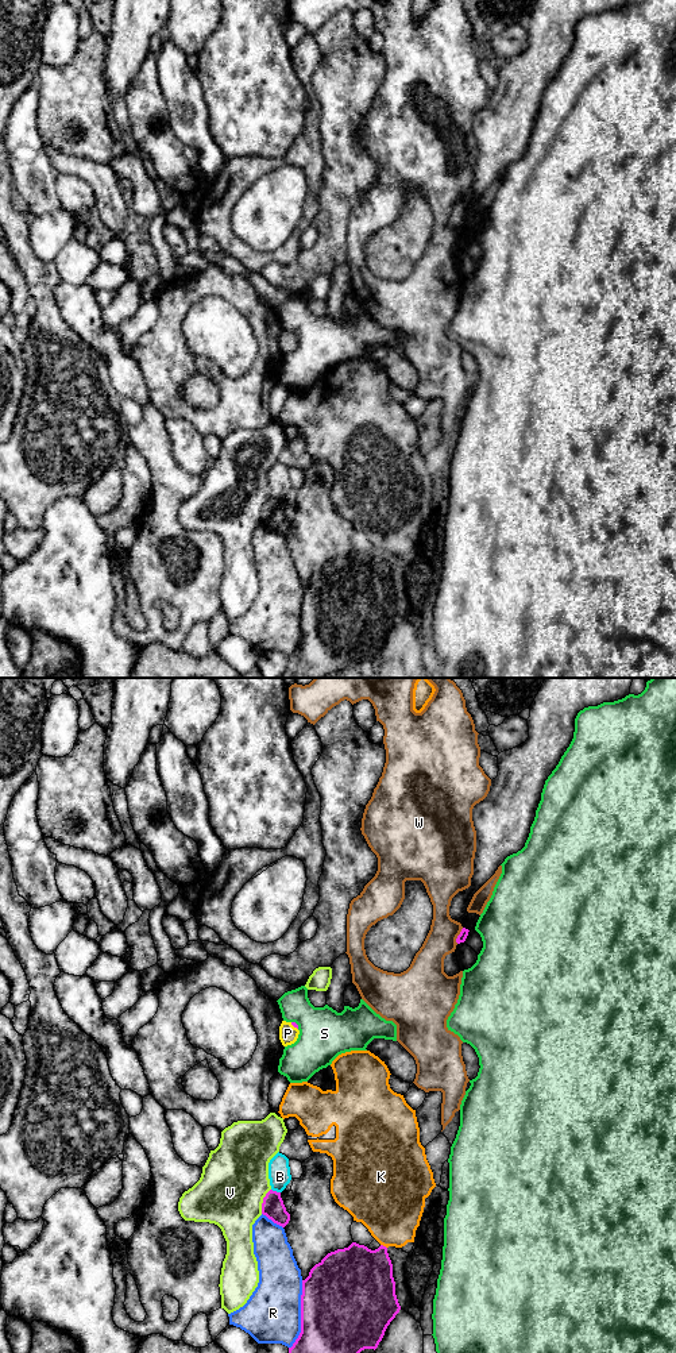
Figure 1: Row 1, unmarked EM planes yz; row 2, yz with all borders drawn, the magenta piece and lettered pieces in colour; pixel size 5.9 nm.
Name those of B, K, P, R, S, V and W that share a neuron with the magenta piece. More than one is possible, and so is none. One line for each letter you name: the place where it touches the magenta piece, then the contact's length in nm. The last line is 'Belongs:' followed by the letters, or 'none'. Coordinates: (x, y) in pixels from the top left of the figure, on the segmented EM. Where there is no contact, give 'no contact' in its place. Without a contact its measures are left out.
P: yz (294, 1026) | 60 nm
Belongs: P

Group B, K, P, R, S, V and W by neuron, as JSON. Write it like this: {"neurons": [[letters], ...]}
{"neurons": [["B"], ["K"], ["P"], ["R"], ["S"], ["V"], ["W"]]}

